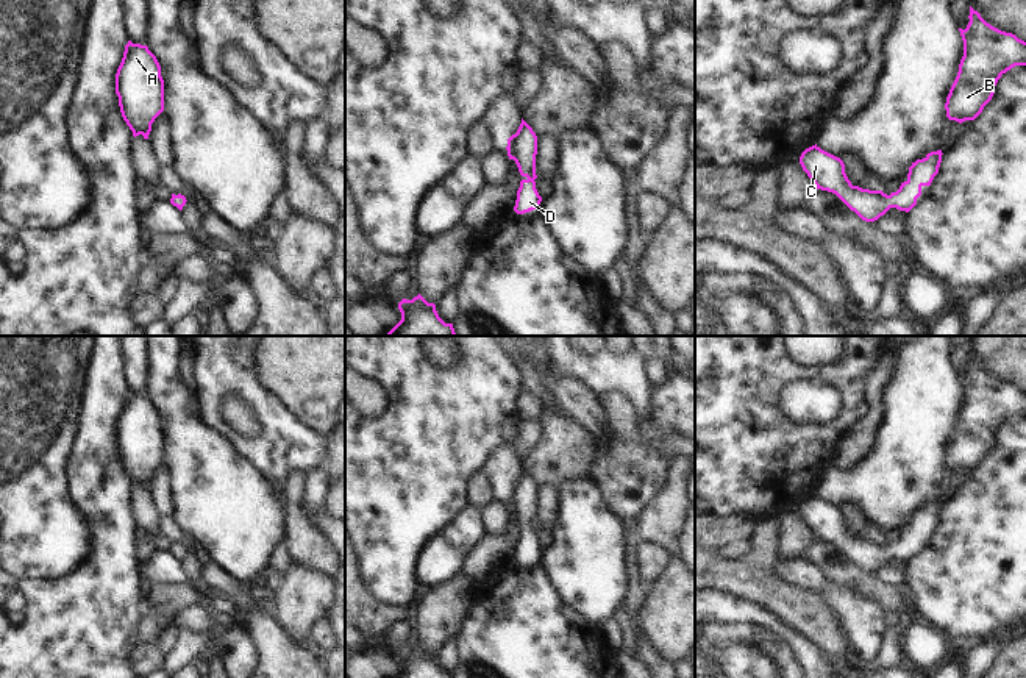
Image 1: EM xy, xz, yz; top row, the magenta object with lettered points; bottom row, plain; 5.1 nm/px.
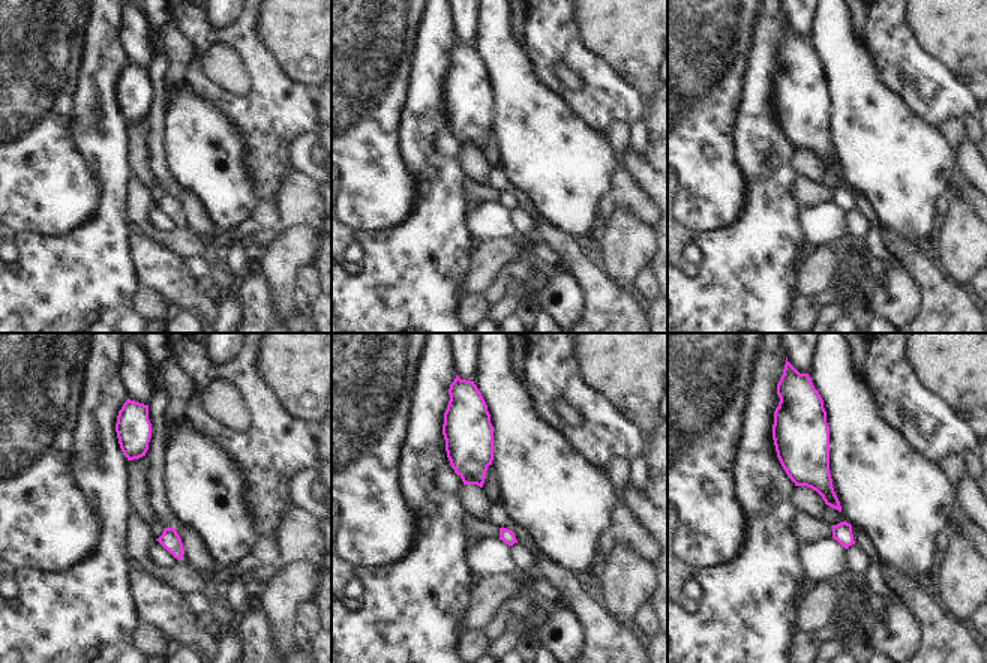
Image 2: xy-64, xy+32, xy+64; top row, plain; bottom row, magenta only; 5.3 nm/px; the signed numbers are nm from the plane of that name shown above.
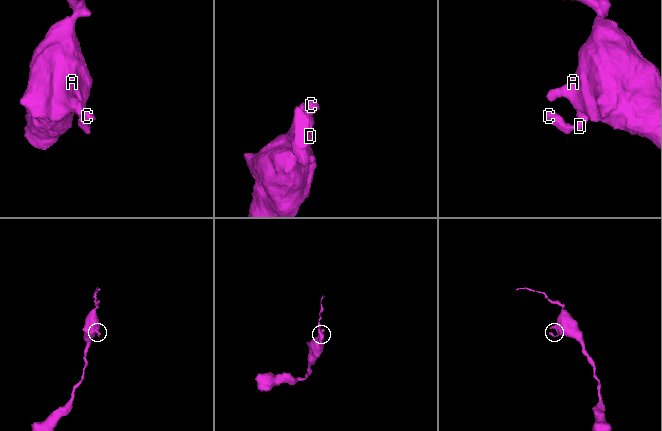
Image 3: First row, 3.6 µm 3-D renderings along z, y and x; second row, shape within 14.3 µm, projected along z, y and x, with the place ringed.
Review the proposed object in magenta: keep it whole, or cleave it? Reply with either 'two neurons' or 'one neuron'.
one neuron

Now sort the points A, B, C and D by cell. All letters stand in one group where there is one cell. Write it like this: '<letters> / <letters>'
A B C D

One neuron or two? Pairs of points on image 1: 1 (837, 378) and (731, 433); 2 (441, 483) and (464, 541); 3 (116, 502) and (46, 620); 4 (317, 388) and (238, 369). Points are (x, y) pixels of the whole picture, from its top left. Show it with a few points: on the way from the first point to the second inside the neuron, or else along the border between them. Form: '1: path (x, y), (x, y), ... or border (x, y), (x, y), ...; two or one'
1: path (809, 372), (784, 372), (751, 405); one
2: border (467, 505), (428, 541); two
3: path (111, 535), (110, 569), (78, 600); one
4: border (255, 352), (255, 377), (280, 402); two

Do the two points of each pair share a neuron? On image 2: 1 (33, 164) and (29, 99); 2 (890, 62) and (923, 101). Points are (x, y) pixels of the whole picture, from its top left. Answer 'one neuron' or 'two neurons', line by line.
1: one neuron
2: one neuron

